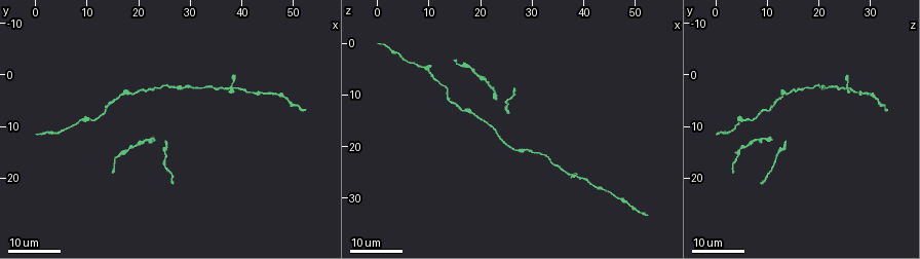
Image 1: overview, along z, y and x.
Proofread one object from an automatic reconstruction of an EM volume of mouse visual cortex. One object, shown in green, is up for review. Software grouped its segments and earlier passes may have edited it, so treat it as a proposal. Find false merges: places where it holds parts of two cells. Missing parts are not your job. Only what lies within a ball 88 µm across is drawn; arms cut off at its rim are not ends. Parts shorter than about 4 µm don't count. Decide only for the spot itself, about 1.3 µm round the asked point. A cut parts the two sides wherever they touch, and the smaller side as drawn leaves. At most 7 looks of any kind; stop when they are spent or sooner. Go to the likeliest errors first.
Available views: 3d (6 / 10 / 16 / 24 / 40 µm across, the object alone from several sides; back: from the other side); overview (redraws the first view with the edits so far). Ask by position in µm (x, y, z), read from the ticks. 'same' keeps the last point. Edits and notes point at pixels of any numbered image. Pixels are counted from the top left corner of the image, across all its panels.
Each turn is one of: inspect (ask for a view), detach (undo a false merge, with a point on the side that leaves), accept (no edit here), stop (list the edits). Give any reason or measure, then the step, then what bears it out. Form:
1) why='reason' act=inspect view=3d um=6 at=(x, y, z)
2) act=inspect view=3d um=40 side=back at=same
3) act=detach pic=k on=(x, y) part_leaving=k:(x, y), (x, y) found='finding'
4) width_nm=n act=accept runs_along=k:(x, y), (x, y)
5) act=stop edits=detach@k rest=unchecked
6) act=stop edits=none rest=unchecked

why='three-way junction' act=inspect view=3d um=24 at=(39.0, 2.0, 26.0)

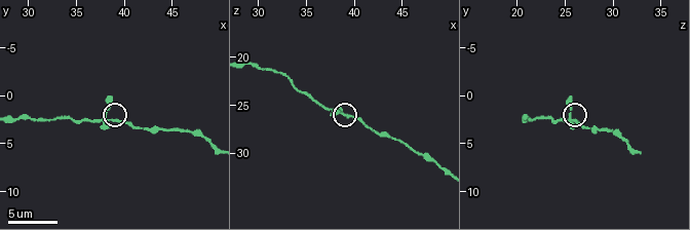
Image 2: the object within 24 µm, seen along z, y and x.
why='zoom in' act=inspect view=3d um=10 at=(39.0, 2.4, 26.2)

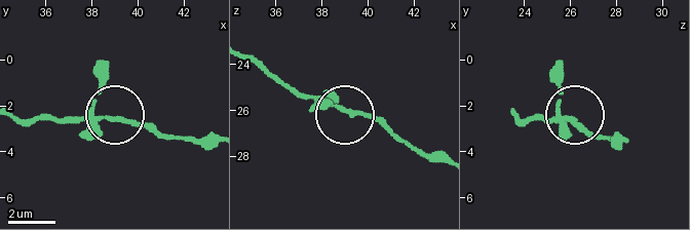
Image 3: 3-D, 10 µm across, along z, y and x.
why='closer look' act=inspect view=3d um=6 at=(38.9, 2.5, 26.0)

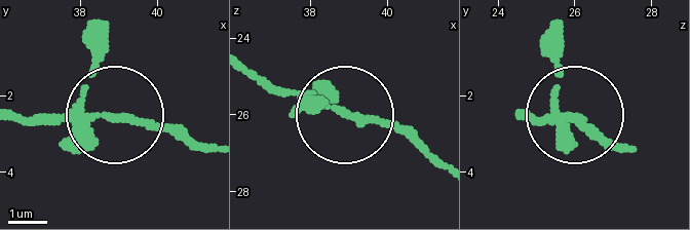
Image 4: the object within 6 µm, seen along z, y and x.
arms=3 act=accept runs_along=4:(528, 121), (574, 112), (600, 138) found='all the same cell'

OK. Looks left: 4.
why='sudden change in width' act=inspect view=3d um=16 at=(8.5, 9.0, 5.0)

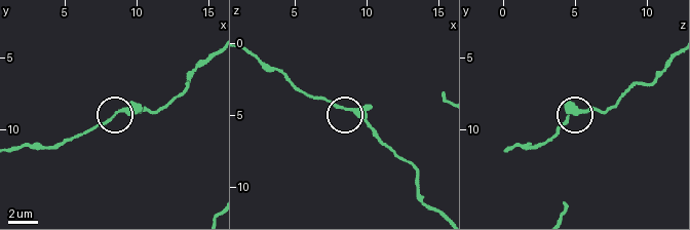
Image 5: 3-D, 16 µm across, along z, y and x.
why='closer look' act=inspect view=3d um=6 at=(8.6, 9.0, 4.6)

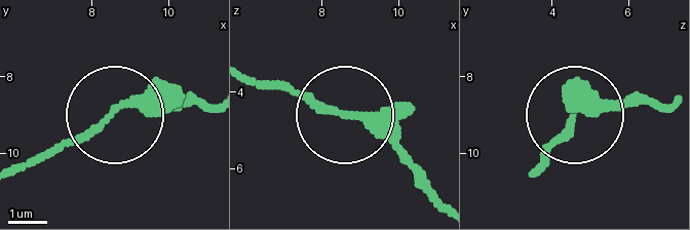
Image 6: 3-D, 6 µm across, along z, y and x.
act=inspect view=3d um=6 side=back at=(8.55, 8.95, 4.55)

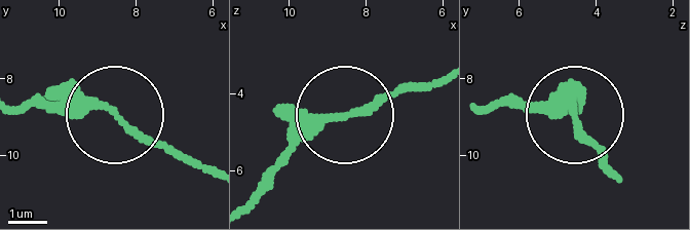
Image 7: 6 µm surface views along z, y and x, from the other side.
act=accept runs_along=7:(251, 200), (290, 151), (339, 118), (424, 85) found='continuous, no second cell'

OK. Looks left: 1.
why='thick turns thin' act=inspect view=3d um=10 at=(46.4, 3.8, 30.0)

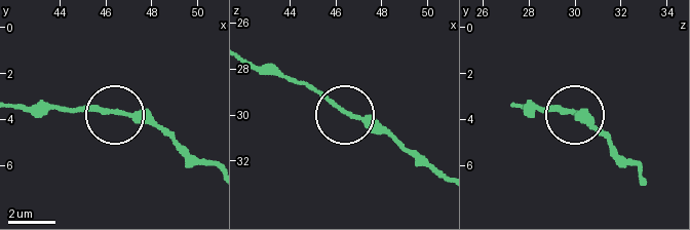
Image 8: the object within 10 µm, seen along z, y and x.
act=accept runs_along=8:(18, 107), (143, 113), (169, 130) found='all the same cell'

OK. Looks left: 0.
act=stop edits=none rest=unchecked

